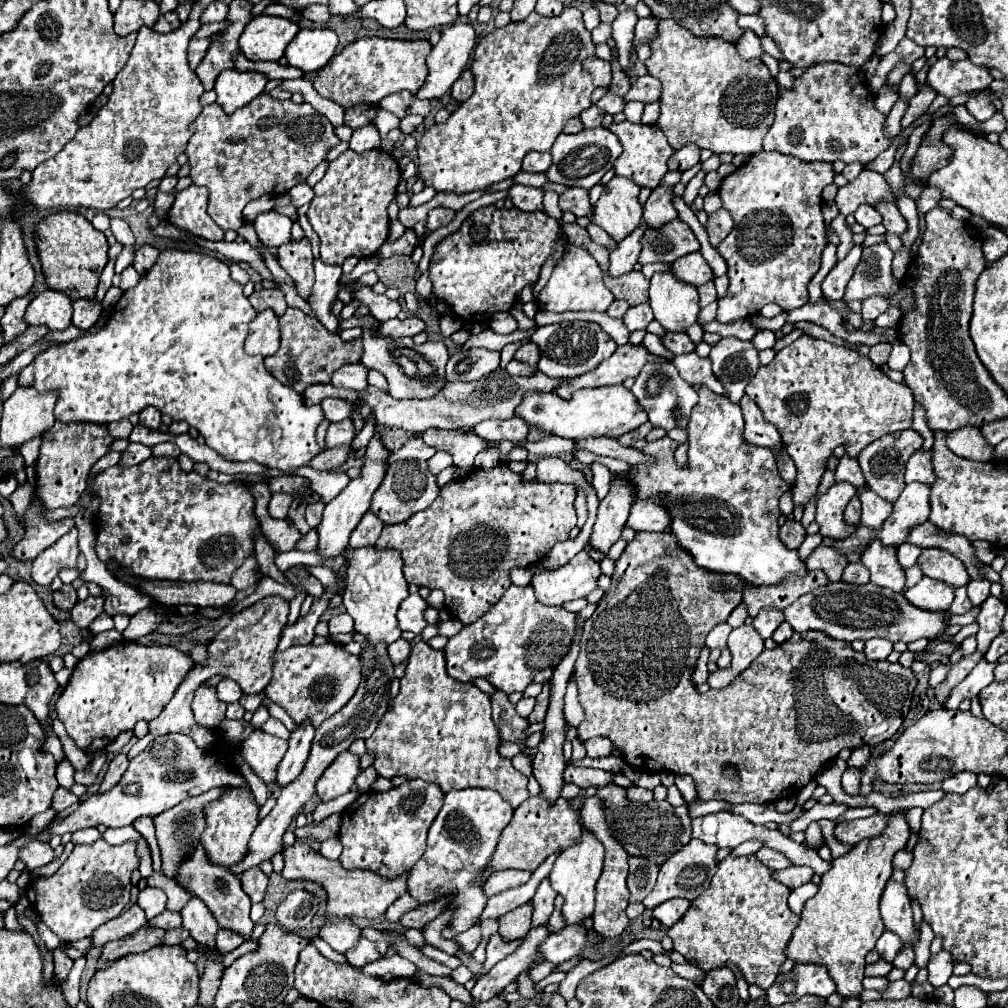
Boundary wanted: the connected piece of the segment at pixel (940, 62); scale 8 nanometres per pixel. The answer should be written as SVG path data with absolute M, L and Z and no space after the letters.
M946 56L938 58L928 70L928 86L946 98L954 98L964 92L984 90L994 78L986 66L976 66L970 60L952 62Z

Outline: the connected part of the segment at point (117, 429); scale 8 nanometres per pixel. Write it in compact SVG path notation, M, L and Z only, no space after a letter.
M129 419L112 422L108 425L108 431L114 439L127 439L133 429Z

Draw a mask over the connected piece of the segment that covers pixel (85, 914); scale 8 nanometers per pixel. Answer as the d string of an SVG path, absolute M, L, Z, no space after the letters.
M106 840L94 844L78 844L72 854L50 878L34 878L26 886L26 898L38 912L40 920L64 942L74 942L116 918L130 900L130 874L138 868L138 856L134 842L110 846Z

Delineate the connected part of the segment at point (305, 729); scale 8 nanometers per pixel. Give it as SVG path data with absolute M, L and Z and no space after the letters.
M304 720L302 724L296 724L296 730L290 732L288 752L286 752L284 760L278 764L276 782L280 786L290 784L302 772L302 768L308 760L308 754L310 754L314 734L316 734L316 728L312 726L310 720Z

